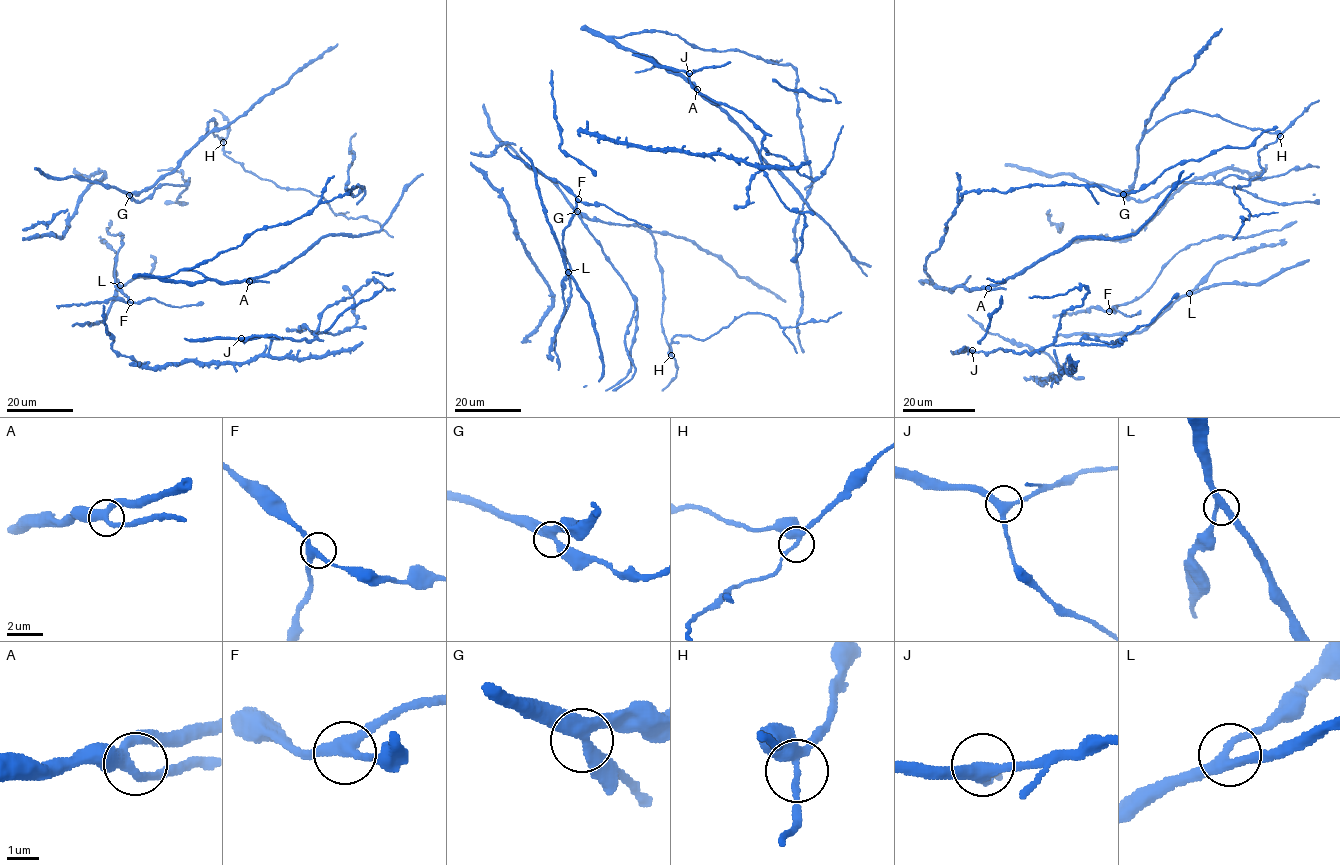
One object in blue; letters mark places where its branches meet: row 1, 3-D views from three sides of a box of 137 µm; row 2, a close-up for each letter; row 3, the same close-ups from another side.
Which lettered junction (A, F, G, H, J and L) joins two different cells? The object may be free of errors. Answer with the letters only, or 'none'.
H

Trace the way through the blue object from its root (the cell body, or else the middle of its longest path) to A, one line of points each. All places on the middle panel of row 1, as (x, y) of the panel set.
A: (811, 175), (797, 74), (790, 64), (738, 50), (703, 50), (660, 31), (611, 38), (697, 89)

